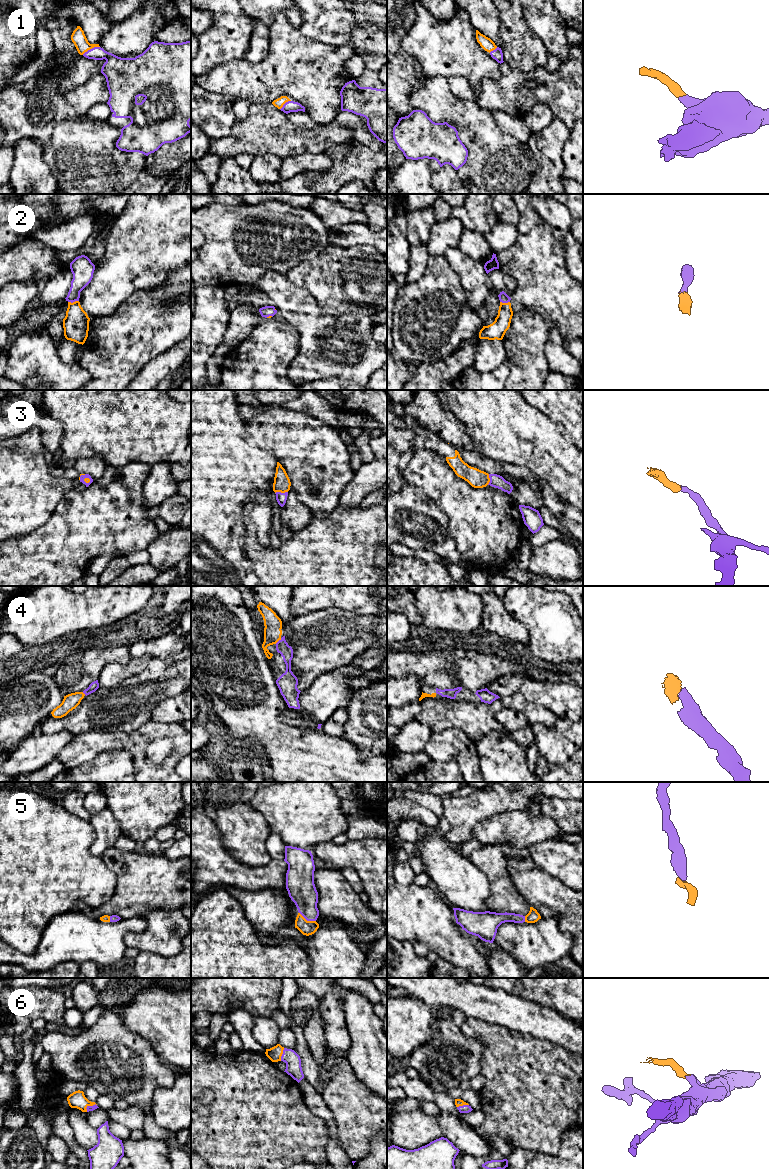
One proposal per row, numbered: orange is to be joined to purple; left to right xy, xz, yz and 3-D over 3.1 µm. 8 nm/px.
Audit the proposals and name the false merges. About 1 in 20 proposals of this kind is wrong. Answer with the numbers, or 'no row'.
no row

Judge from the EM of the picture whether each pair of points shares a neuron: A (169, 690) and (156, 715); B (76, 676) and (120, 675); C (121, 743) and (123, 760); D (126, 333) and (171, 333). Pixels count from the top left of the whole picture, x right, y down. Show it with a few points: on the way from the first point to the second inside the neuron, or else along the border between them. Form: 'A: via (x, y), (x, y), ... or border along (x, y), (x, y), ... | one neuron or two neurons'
A: border along (180, 692), (163, 699), (153, 709), (149, 718) | two neurons
B: border along (120, 664), (107, 663), (96, 679) | two neurons
C: border along (99, 753), (127, 751), (134, 770) | two neurons
D: via (137, 333), (160, 333) | one neuron

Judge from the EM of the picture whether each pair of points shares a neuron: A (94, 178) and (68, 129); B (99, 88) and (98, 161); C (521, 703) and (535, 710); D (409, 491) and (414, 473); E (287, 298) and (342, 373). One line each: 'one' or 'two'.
A: one
B: two
C: one
D: two
E: one

